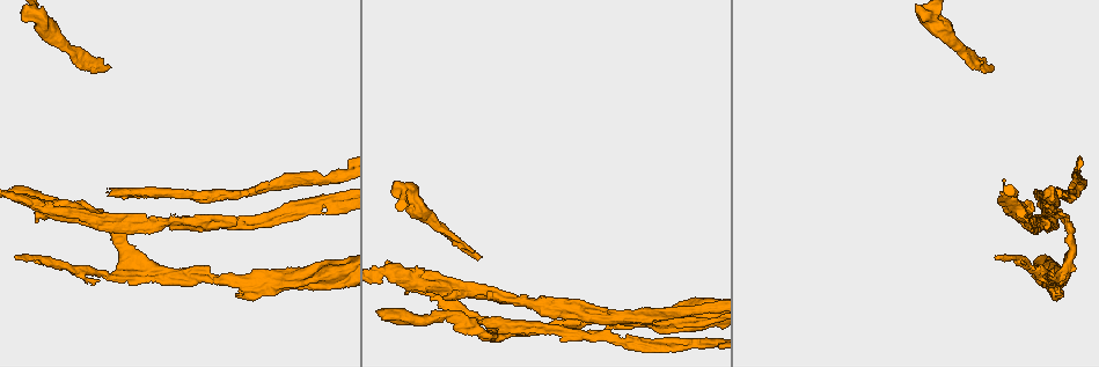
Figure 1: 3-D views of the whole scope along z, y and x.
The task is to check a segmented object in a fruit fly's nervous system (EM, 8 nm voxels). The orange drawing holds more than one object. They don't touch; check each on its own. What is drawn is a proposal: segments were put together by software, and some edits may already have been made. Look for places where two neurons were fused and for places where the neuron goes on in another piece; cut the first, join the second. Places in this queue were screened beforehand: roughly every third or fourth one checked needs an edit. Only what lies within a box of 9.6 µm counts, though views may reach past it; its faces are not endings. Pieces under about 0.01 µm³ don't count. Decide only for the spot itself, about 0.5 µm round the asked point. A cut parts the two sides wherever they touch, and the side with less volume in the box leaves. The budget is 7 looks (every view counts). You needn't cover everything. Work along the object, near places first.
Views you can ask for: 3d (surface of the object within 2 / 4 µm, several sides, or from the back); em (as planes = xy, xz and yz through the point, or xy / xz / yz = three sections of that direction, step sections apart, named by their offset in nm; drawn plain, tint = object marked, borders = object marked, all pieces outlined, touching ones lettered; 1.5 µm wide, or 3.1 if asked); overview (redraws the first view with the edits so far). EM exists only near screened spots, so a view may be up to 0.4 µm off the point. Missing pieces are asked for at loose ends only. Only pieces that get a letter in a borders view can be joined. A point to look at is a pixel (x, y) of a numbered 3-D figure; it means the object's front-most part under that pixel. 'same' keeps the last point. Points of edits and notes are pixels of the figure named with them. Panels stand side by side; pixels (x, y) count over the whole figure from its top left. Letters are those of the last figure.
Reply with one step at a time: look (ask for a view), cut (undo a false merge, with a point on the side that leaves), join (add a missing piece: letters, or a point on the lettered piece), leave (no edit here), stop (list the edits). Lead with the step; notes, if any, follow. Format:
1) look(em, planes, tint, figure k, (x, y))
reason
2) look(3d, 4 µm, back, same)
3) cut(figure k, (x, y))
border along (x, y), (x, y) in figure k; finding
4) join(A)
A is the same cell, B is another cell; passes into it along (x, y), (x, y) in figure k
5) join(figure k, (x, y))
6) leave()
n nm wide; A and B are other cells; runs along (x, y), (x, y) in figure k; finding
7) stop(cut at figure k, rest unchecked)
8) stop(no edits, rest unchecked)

look(em, planes, borders, figure 1, (137, 275))
three-way junction

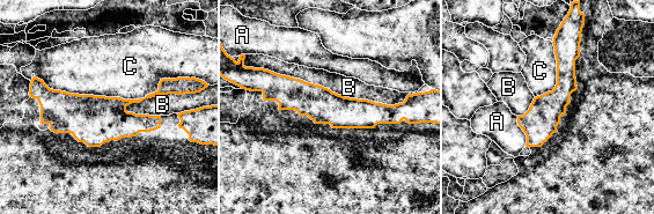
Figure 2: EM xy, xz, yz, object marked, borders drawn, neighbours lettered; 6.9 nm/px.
leave()
A, B and C are other cells; border along (262, 67), (387, 104), (409, 94) in figure 2; continuous, no second neuron

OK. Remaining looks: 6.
look(3d, 4 µm, back, figure 1, (340, 278))
three-way junction

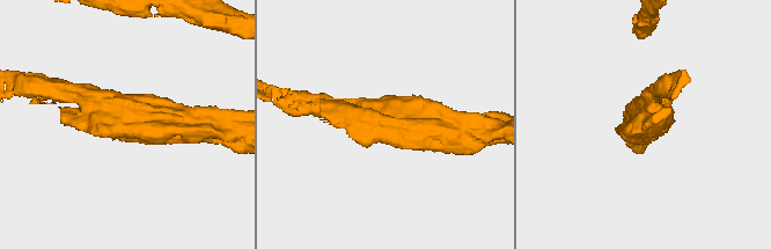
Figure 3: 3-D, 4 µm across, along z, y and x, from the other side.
look(em, planes, tint, figure 3, (129, 122))
3 arms; arms of 260, 380, 420 nm

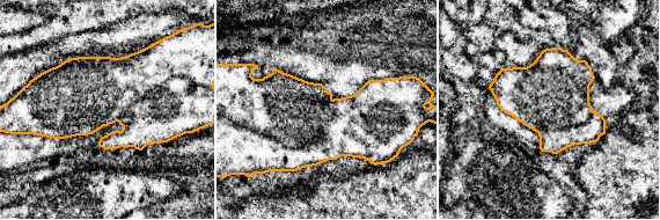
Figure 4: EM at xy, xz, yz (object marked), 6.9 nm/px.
look(em, planes, borders, same)
see the neighbours

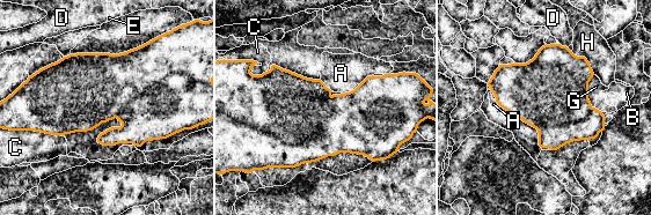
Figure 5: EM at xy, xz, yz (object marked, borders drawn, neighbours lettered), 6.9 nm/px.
cut(figure 5, (292, 108))
A, B, C, D, E, G and H are other cells; border along (330, 95), (305, 140), (249, 124) in figure 5; a second neuron is stuck on

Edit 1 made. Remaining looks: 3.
look(3d, 2 µm, back, figure 1, (414, 205))
three arms meet

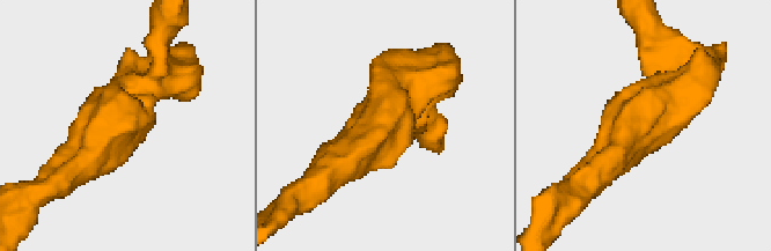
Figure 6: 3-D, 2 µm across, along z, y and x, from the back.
look(em, planes, plain, figure 6, (650, 113))
shape alone is not enough

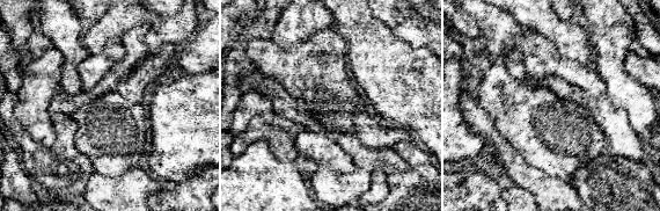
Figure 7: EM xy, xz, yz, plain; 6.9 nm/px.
look(em, planes, borders, same)

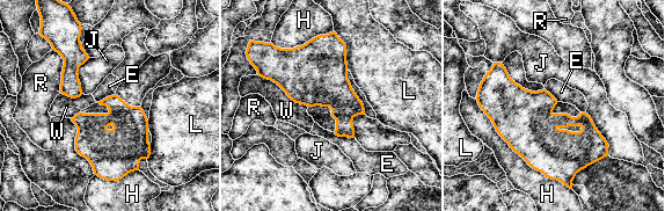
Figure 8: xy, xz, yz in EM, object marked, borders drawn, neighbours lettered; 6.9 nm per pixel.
leave()
440 nm wide; E, H, J, L, R and W are other cells; border along (479, 107), (533, 168), (570, 189) in figure 8; continuous, no second neuron

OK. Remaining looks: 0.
stop(cut at figure 5, rest unchecked)

